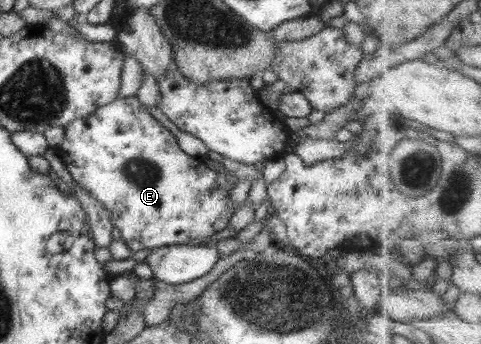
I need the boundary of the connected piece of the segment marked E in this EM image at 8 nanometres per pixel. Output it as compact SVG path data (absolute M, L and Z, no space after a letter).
M135 97L115 99L112 103L97 108L97 111L91 113L91 115L73 120L64 126L64 134L65 141L60 147L55 148L56 154L73 177L73 180L111 212L112 224L122 233L121 239L126 243L126 246L130 247L134 252L141 251L141 249L153 250L171 245L201 245L205 239L209 239L214 233L228 226L229 218L236 210L233 208L233 202L229 199L229 190L237 183L238 179L233 177L231 173L225 175L209 168L203 158L193 157L185 153L179 147L175 134L155 120L147 108L137 101Z

